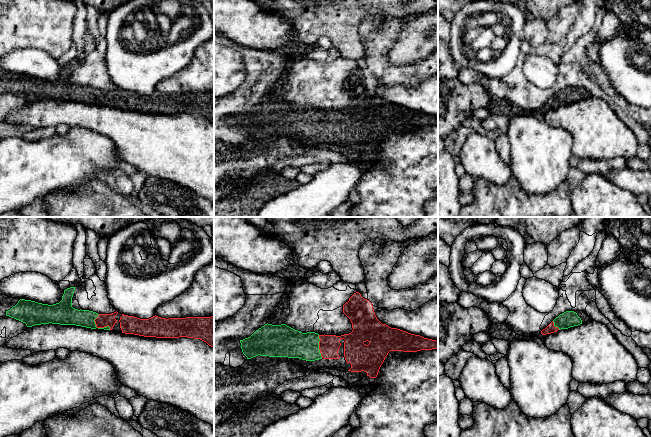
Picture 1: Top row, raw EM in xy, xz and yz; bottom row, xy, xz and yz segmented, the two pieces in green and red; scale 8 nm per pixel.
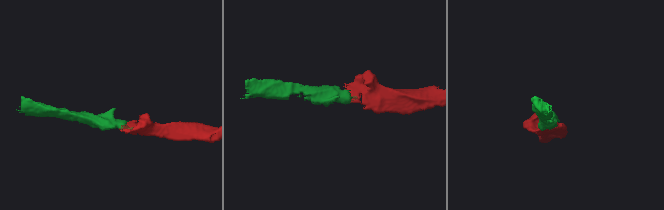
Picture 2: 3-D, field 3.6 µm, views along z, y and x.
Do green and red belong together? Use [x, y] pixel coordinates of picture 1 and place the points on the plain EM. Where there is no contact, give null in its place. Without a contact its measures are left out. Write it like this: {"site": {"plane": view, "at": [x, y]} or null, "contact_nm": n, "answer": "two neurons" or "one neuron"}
{"site": {"plane": "xy", "at": [101, 104]}, "contact_nm": 160, "answer": "one neuron"}

